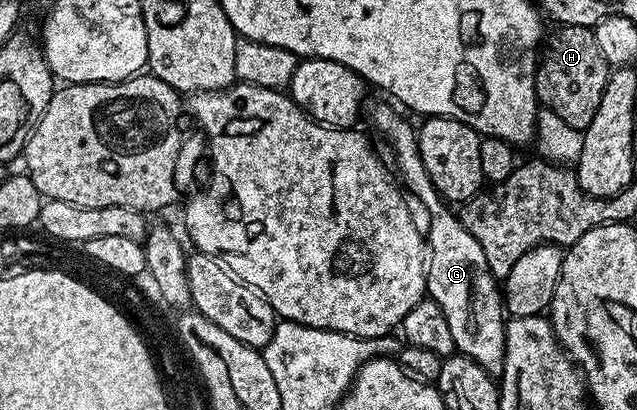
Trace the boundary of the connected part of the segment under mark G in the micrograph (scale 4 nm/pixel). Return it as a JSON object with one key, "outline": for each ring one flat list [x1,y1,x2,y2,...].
{"outline":[[391,107,376,109,375,127,391,142,395,163,403,170,402,186,408,192,411,190,423,202,424,209,431,214,431,224,425,227,425,242,429,248,427,295,433,301,437,301,437,305,441,305,441,313,445,313,445,321,449,321,449,329,453,333,456,352,468,355,491,375,502,376,505,308,500,284,492,275,489,265,485,261,485,253,481,250,481,245,477,245,477,237,473,237,473,233,469,233,469,229,465,229,462,218,456,212,455,215,451,212,454,210,435,190,433,181,424,169,419,156,416,128,410,127,394,111,396,108]]}

